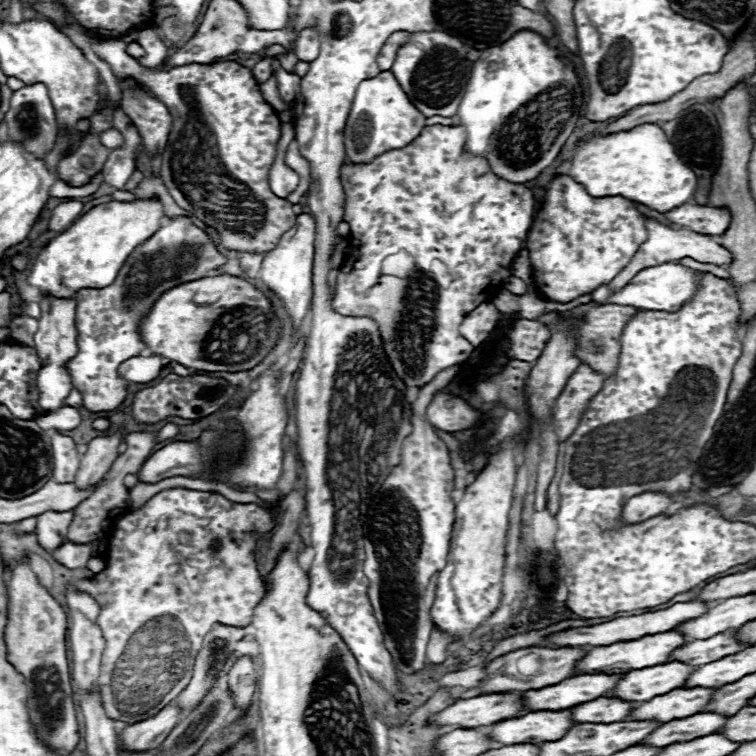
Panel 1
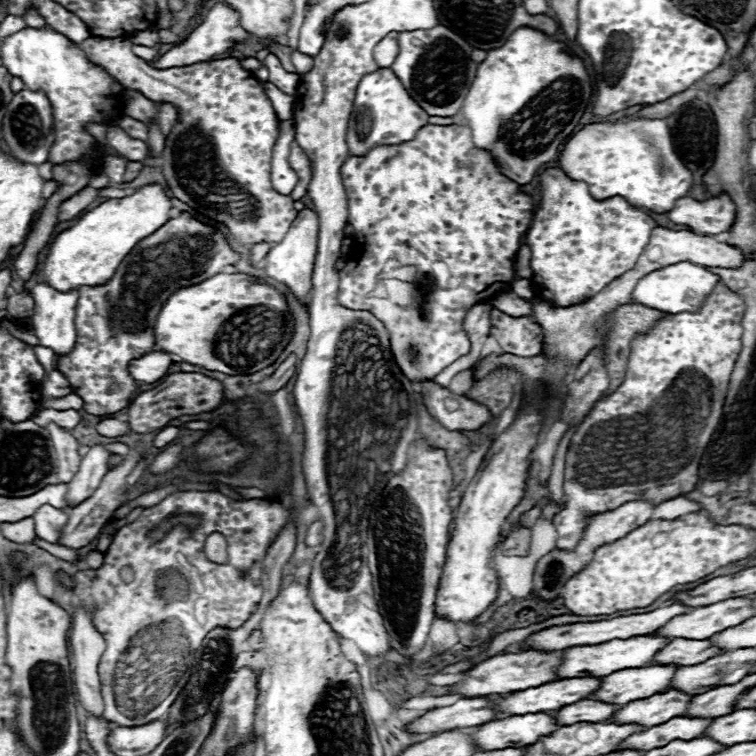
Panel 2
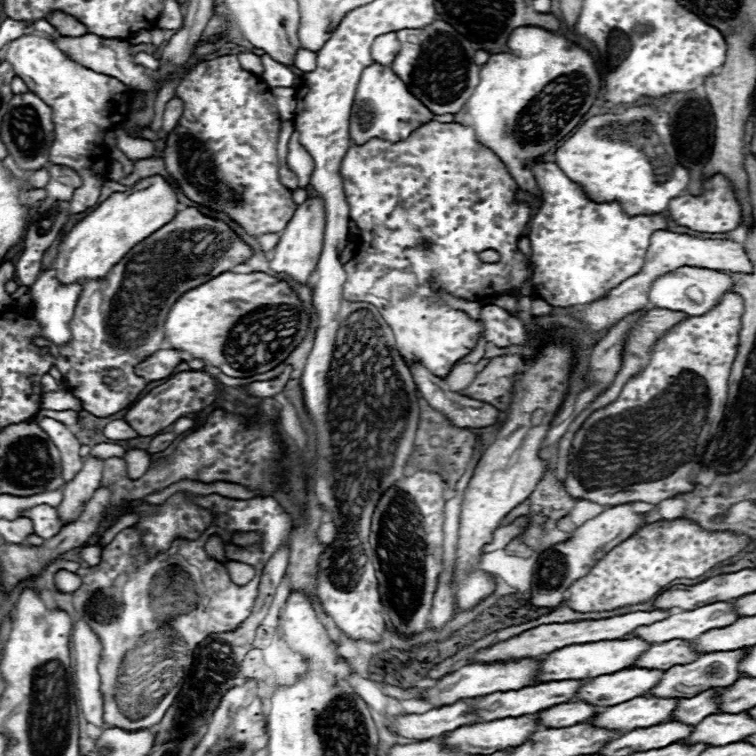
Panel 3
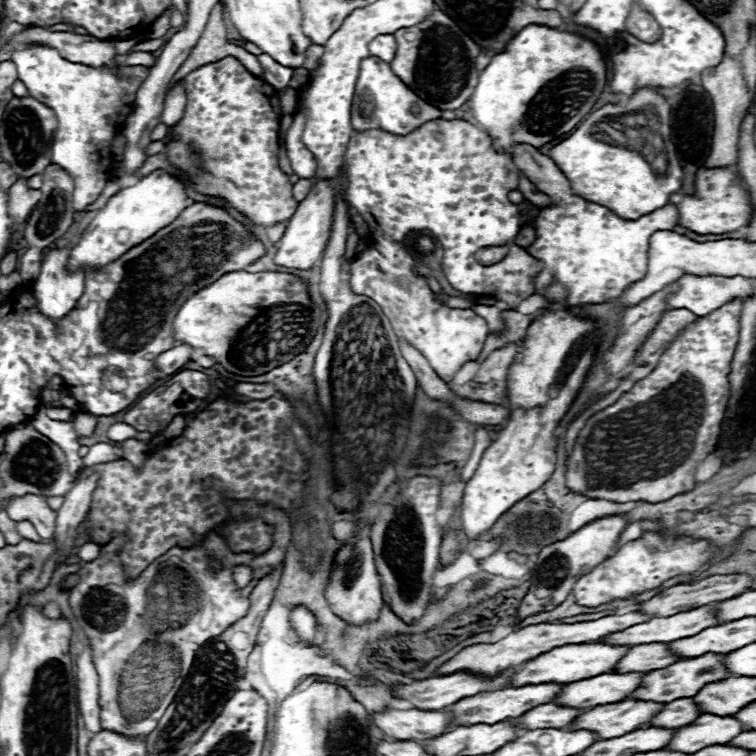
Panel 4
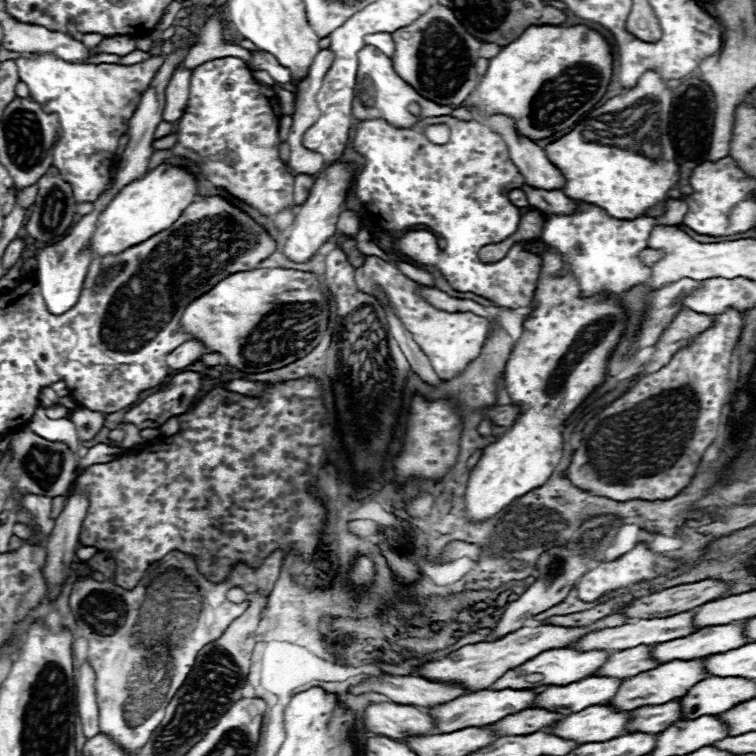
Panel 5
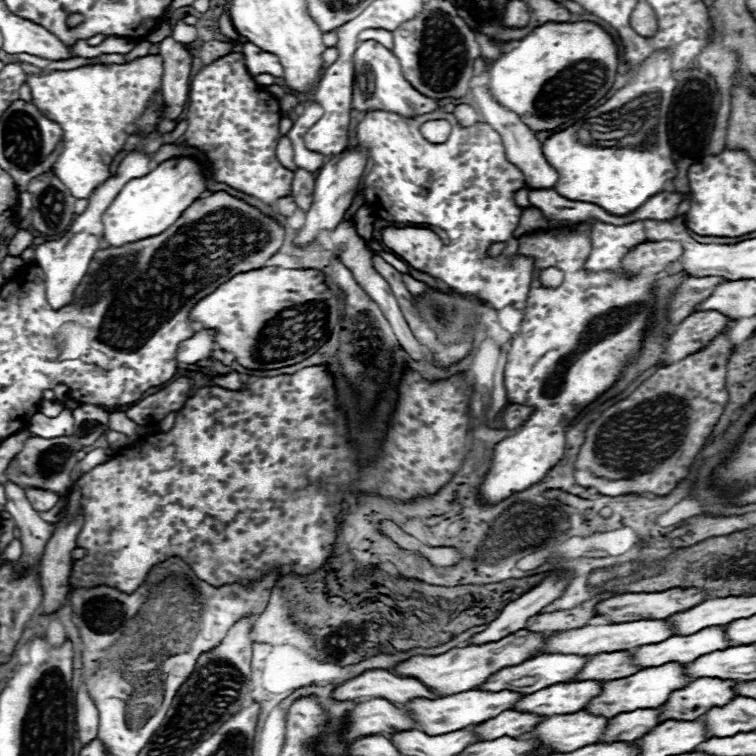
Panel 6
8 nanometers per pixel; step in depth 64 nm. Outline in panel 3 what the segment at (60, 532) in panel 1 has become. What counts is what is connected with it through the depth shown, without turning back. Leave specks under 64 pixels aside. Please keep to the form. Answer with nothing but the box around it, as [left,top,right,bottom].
[24,504,62,540]

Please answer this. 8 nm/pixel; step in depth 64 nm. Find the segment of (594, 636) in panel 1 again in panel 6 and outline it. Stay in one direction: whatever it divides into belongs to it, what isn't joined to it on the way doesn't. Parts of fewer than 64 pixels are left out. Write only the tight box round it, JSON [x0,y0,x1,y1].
[392,630,546,696]

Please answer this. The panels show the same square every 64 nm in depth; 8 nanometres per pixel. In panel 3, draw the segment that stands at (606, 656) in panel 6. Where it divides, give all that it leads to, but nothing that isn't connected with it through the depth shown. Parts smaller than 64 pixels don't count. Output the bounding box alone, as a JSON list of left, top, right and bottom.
[630,640,700,670]

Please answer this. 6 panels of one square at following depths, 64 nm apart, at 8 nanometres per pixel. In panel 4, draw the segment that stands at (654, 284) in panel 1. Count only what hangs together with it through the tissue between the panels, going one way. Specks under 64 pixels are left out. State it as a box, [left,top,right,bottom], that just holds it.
[668,276,754,316]

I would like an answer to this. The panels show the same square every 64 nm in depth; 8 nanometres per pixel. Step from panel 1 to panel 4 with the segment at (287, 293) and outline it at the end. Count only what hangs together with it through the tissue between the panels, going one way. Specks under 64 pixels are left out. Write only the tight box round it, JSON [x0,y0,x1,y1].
[276,180,334,270]

